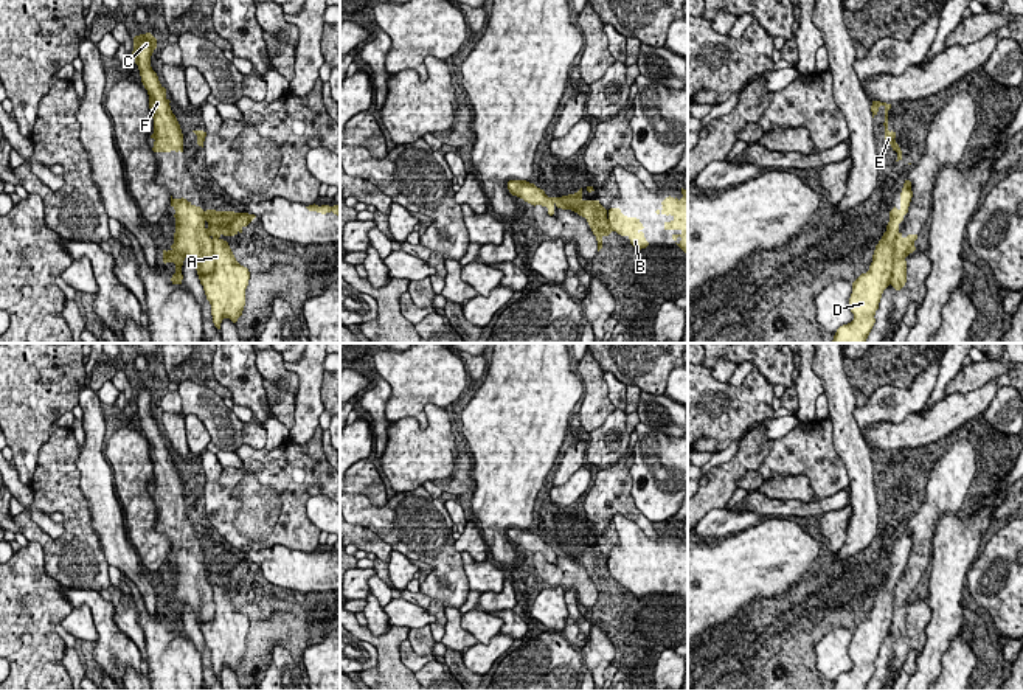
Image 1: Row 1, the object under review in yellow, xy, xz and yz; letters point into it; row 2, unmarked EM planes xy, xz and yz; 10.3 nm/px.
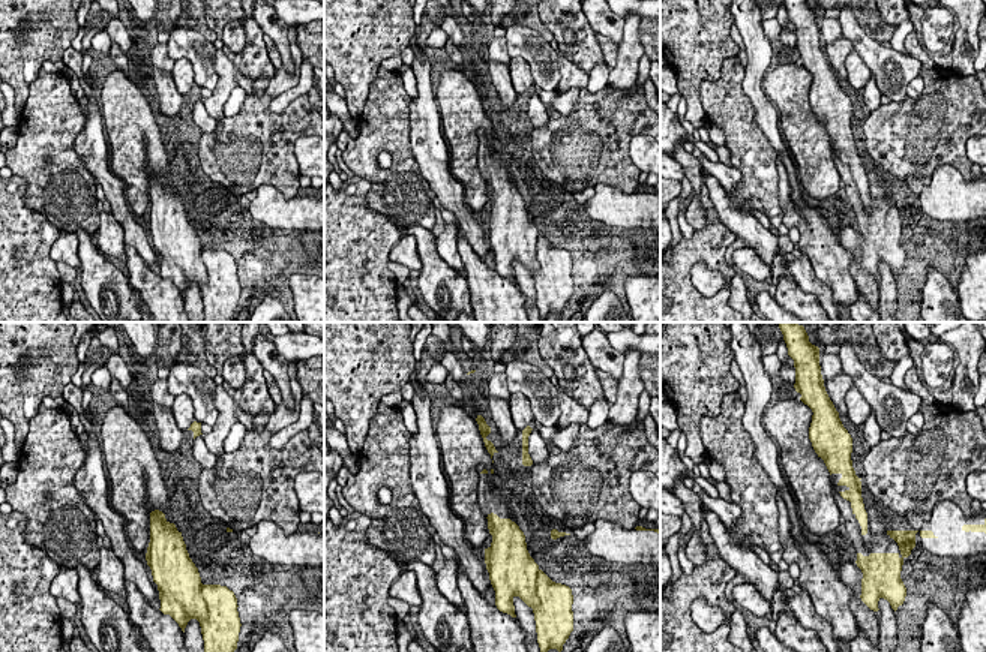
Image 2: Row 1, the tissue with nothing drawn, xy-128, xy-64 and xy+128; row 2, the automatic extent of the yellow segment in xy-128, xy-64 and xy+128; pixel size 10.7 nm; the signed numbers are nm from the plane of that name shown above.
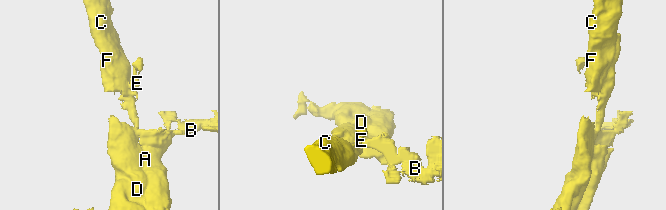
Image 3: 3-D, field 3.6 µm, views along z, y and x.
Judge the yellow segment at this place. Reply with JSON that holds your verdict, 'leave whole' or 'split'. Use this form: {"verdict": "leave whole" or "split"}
{"verdict": "split"}

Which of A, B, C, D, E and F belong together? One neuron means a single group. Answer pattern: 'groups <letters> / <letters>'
groups A B / C D E F

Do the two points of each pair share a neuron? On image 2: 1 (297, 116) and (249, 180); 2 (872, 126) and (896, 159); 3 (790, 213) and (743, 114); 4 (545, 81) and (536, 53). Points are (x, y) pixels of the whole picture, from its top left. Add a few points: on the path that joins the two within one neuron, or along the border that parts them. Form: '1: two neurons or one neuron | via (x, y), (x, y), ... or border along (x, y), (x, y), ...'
1: one neuron | via (284, 132), (254, 164)
2: one neuron | via (880, 134), (896, 152)
3: two neurons | border along (776, 156), (778, 203), (782, 212)
4: one neuron | via (545, 74), (544, 60)

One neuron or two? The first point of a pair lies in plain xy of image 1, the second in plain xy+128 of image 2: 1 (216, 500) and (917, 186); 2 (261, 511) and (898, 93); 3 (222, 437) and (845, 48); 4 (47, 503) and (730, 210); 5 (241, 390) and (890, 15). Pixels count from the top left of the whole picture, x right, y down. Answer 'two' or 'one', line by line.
1: two
2: two
3: two
4: two
5: one

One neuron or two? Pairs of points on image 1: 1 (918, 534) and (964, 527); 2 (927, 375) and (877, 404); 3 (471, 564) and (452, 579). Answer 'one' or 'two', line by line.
1: two
2: one
3: two

